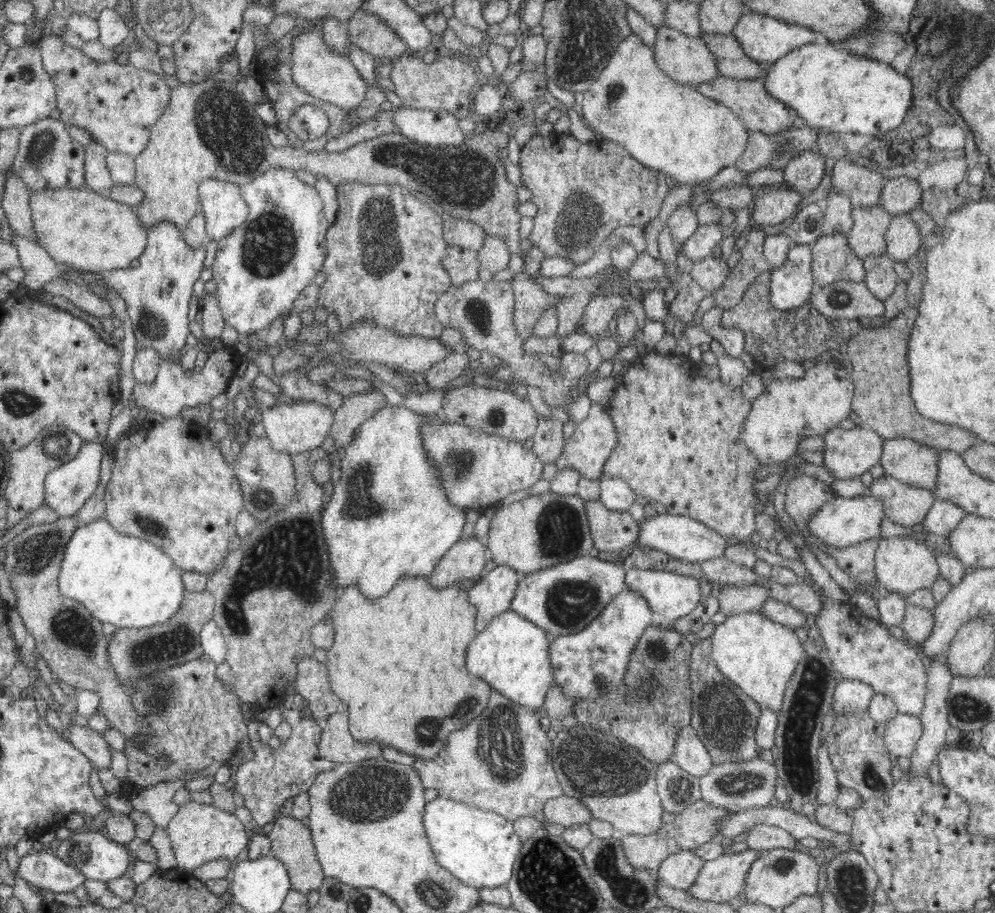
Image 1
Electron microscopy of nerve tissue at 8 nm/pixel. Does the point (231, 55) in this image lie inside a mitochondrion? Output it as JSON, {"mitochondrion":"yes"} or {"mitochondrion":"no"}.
{"mitochondrion":"no"}

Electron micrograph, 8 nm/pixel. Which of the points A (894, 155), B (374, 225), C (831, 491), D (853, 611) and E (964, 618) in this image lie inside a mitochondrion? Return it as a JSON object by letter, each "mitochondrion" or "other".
{"A":"other","B":"mitochondrion","C":"other","D":"other","E":"other"}

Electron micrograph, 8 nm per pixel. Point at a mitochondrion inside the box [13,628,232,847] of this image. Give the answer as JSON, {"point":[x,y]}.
{"point":[175,645]}

